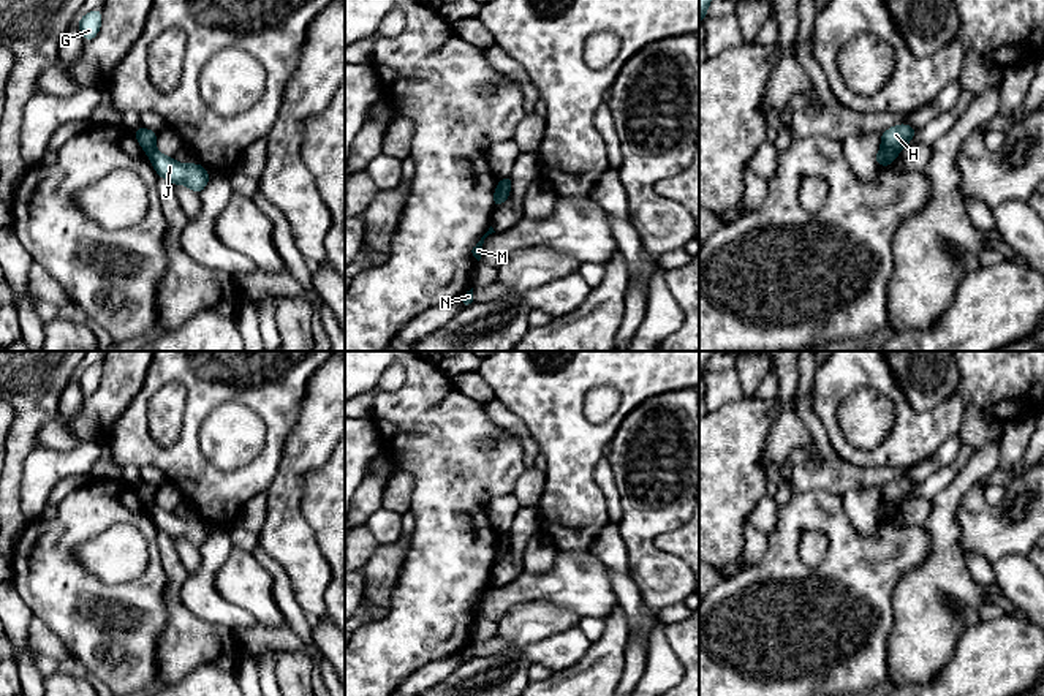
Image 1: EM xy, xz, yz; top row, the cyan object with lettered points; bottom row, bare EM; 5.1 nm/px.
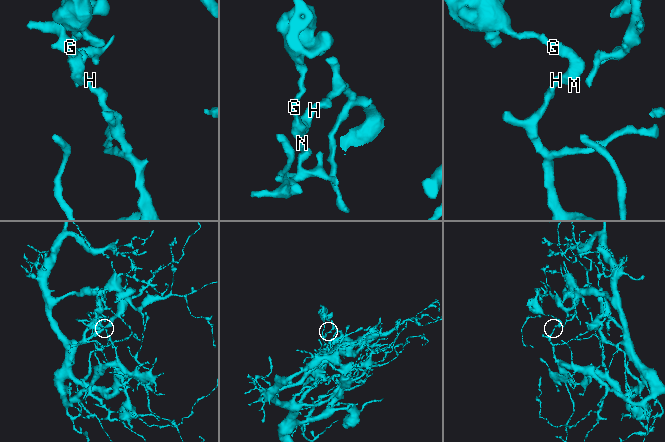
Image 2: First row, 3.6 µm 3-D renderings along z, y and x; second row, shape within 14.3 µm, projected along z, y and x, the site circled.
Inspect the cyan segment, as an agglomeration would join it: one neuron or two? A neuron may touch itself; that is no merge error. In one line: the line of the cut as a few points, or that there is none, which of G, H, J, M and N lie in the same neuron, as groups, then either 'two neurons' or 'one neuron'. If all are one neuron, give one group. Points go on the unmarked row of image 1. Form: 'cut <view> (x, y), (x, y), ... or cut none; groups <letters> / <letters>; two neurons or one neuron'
cut yz (881, 502), (894, 511); groups G H M / J N; two neurons

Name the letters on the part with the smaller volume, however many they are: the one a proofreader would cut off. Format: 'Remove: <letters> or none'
Remove: G, H, M

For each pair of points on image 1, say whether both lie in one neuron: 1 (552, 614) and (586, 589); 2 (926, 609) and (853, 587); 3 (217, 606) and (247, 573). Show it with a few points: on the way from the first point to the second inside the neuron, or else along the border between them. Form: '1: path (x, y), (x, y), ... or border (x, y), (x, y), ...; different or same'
1: border (525, 601), (549, 600), (571, 609), (579, 617); different
2: border (913, 568), (892, 590), (892, 630), (888, 636); different
3: border (225, 560), (215, 574), (215, 589), (255, 620); different

